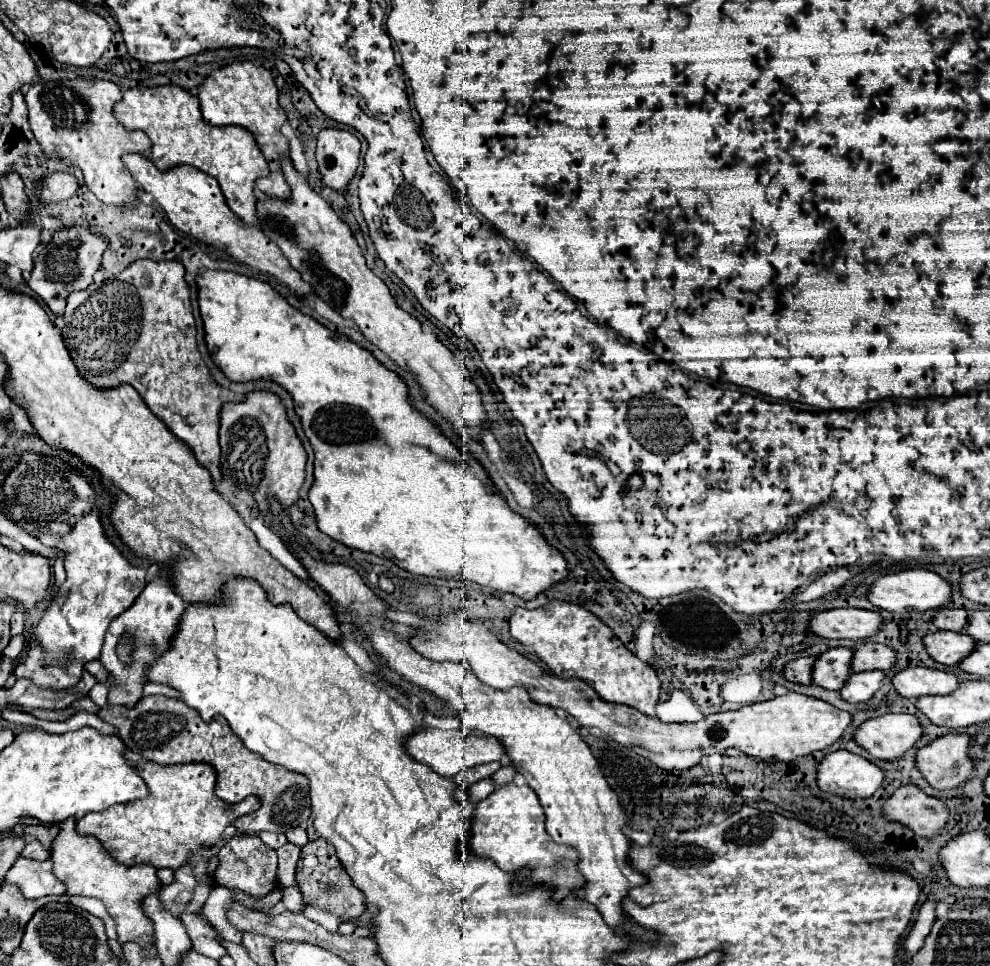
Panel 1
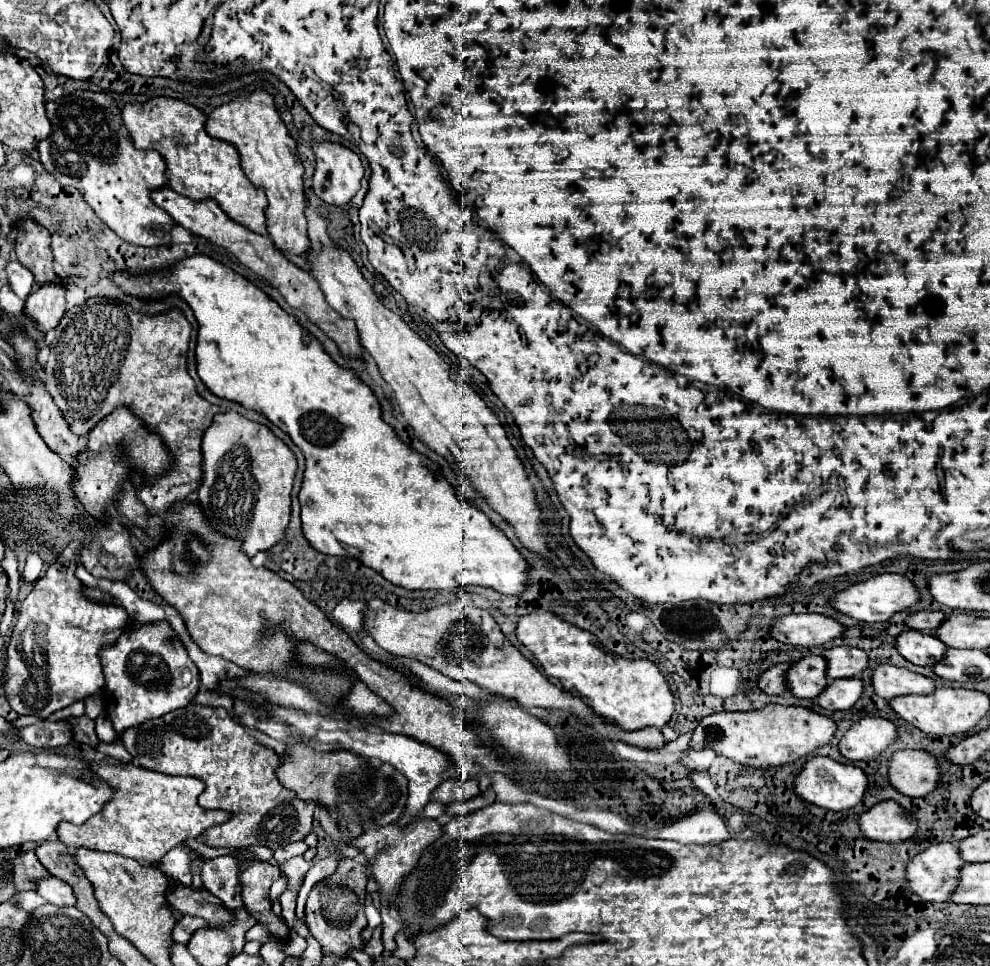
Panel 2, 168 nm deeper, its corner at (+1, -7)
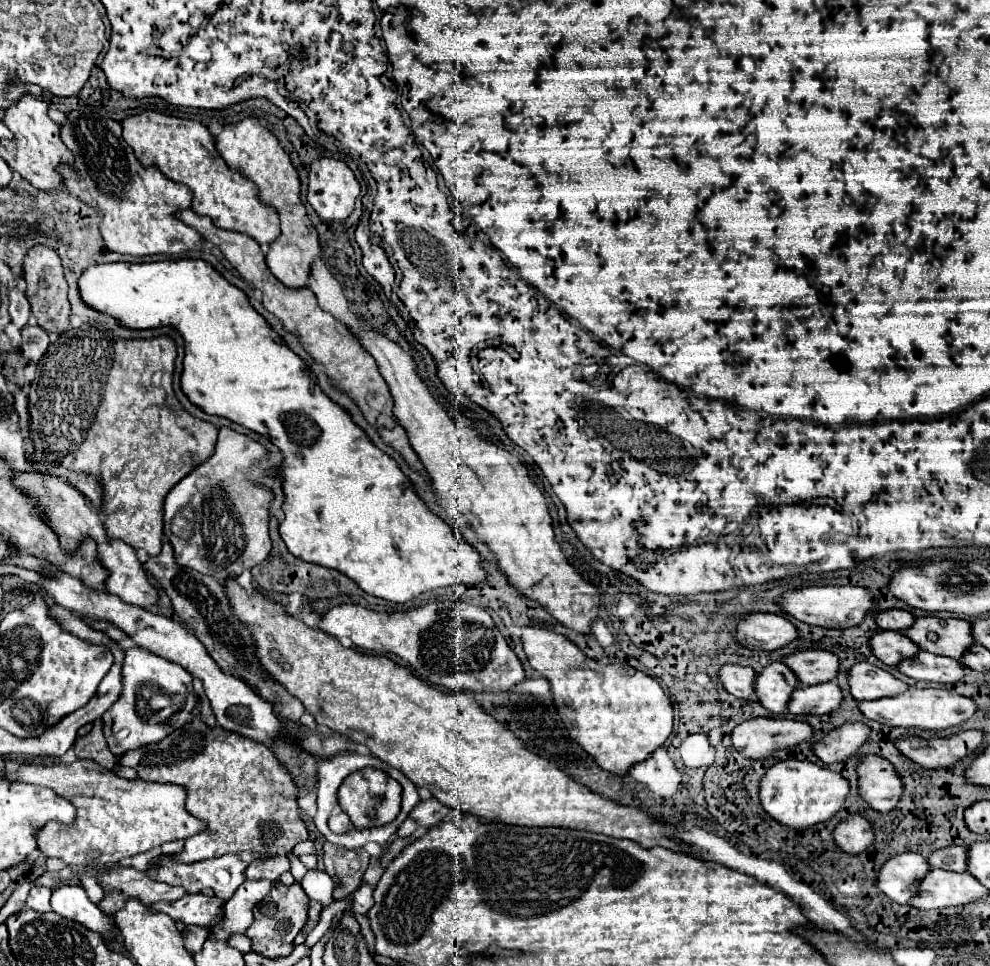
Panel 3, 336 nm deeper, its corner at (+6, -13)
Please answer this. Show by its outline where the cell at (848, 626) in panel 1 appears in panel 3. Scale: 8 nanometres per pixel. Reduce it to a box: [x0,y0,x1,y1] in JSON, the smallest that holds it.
[736,613,798,651]

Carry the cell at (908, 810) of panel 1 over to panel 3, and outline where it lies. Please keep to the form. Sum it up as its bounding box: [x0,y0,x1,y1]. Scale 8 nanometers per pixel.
[834,815,874,853]

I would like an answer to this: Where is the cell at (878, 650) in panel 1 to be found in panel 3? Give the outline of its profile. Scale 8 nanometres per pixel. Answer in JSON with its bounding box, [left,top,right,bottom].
[782,649,840,685]

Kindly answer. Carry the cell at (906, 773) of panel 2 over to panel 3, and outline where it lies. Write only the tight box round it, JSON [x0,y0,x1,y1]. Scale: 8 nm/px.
[856,755,904,811]

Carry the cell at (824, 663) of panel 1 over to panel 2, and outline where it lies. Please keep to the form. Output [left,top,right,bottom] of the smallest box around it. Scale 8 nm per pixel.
[787,655,827,699]

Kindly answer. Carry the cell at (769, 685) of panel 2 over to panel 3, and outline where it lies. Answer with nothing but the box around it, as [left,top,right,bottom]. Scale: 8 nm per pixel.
[720,665,756,699]

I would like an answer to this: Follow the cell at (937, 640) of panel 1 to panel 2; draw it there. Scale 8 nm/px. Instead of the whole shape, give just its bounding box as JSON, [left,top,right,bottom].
[895,629,947,667]

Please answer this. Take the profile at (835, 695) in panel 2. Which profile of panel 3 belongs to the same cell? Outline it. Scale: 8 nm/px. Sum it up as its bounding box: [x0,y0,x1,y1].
[788,683,842,715]

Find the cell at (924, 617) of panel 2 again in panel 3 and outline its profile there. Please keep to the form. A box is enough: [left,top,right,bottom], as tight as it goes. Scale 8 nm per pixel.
[876,609,916,631]

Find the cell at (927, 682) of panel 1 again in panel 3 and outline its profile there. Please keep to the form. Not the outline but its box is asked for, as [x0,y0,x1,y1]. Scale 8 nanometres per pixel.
[850,663,908,701]

